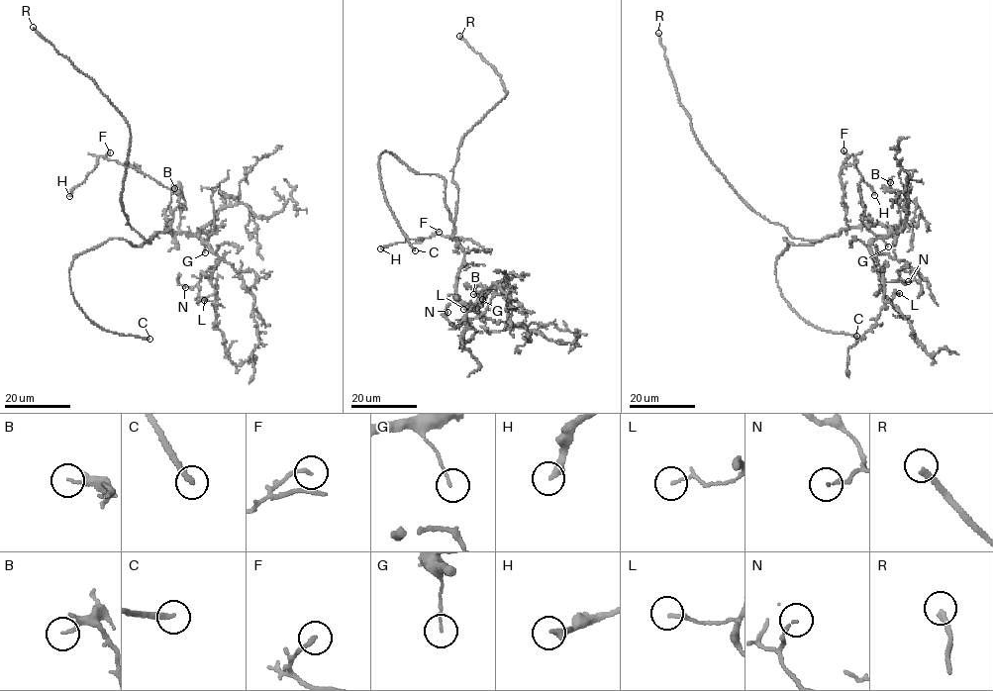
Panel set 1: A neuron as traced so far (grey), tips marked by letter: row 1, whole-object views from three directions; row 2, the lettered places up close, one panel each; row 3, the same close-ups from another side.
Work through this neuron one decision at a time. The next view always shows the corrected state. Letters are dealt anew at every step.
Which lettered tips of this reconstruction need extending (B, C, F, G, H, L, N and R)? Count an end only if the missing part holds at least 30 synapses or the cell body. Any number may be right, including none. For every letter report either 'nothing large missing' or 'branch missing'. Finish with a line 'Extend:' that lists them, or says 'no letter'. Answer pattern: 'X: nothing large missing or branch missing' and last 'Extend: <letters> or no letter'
B: nothing large missing
C: branch missing
F: nothing large missing
G: nothing large missing
H: nothing large missing
L: nothing large missing
N: nothing large missing
R: branch missing
Extend: C, R

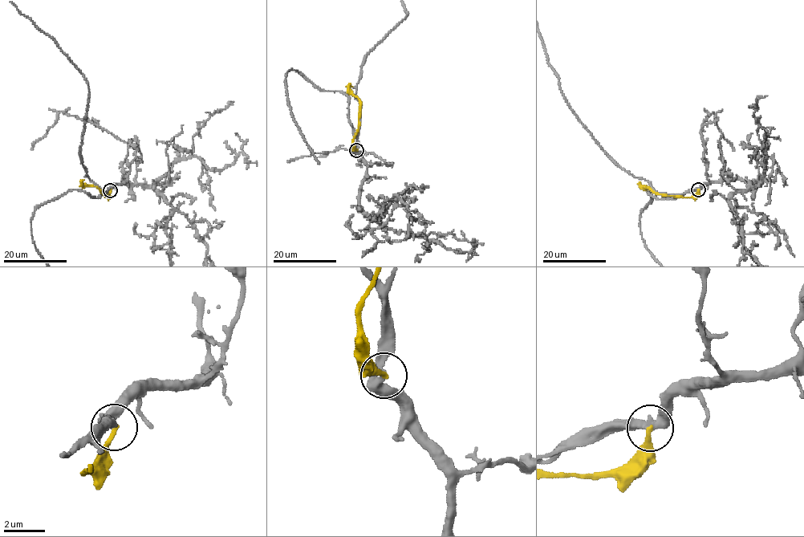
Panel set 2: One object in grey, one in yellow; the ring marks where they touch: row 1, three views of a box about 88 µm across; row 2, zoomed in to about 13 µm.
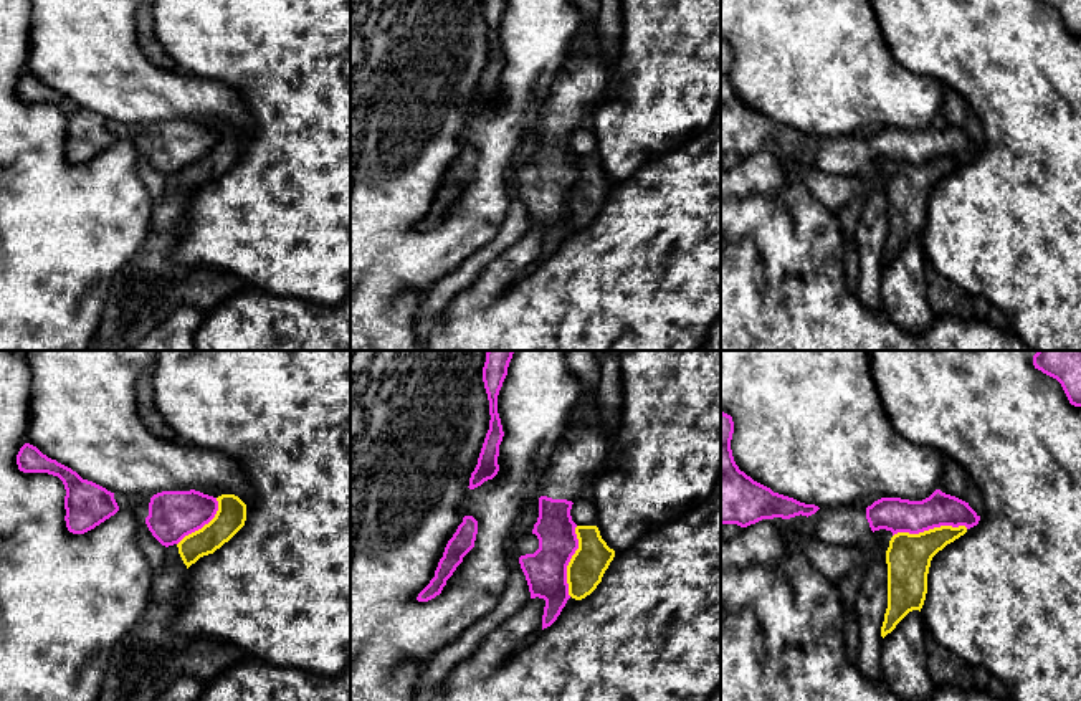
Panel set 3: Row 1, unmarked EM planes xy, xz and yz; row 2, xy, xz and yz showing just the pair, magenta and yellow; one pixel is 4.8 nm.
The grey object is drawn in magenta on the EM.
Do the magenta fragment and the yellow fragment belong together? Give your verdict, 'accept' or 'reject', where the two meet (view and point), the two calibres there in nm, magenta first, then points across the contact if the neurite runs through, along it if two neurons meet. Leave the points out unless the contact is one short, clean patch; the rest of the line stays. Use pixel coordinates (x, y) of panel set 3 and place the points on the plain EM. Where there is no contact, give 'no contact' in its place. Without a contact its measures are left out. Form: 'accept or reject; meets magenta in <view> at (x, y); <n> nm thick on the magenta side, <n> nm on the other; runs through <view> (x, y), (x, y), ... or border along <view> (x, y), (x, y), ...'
reject; meets magenta in yz at (929, 157); 170 nm thick on the magenta side, 220 nm on the other; border along yz (967, 157), (934, 156), (918, 162), (896, 162), (893, 166)

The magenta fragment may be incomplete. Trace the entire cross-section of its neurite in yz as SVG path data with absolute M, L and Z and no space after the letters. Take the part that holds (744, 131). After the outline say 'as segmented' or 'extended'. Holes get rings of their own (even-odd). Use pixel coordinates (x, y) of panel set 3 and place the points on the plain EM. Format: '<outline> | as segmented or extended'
M721 41L721 154L747 157L762 149L808 147L820 139L774 122L741 101L731 79L732 63L732 46Z | as segmented

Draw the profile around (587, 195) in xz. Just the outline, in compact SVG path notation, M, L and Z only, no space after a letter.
M577 155L579 179L567 195L569 225L582 230L602 212L615 180L602 169L597 155Z

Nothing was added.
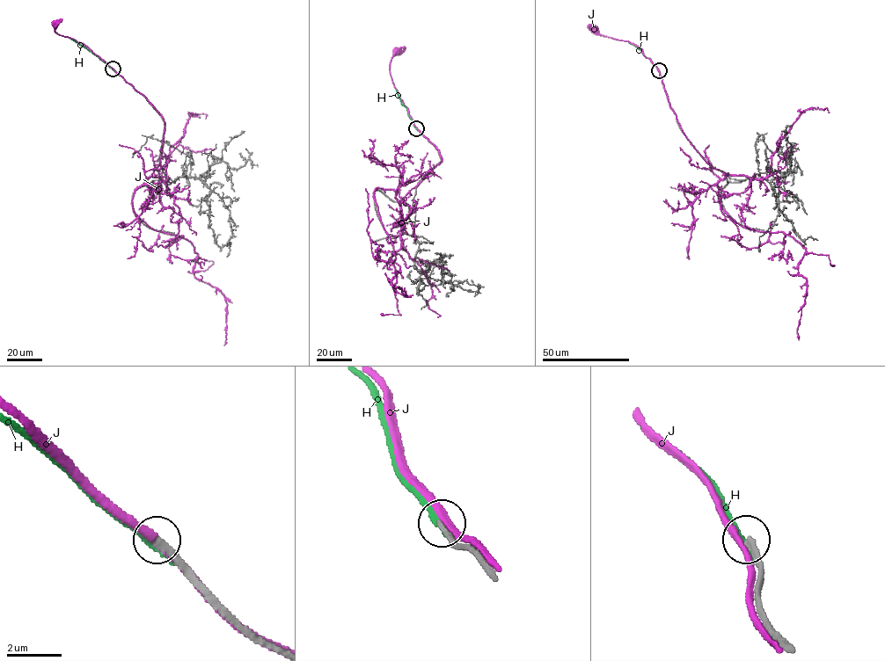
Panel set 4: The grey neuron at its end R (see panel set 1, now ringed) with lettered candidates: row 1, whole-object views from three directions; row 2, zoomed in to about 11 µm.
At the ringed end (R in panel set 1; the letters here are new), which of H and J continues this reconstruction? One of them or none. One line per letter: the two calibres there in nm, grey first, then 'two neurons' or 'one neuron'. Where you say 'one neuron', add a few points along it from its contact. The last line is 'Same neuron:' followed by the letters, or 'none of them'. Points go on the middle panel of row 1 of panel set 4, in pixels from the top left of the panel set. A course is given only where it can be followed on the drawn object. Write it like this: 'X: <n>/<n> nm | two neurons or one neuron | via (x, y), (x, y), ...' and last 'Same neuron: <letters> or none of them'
H: 280/240 nm | two neurons
J: 280/240 nm | two neurons
Same neuron: none of them

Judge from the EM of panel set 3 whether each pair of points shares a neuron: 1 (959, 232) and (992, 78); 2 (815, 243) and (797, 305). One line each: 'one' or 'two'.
1: one
2: one

